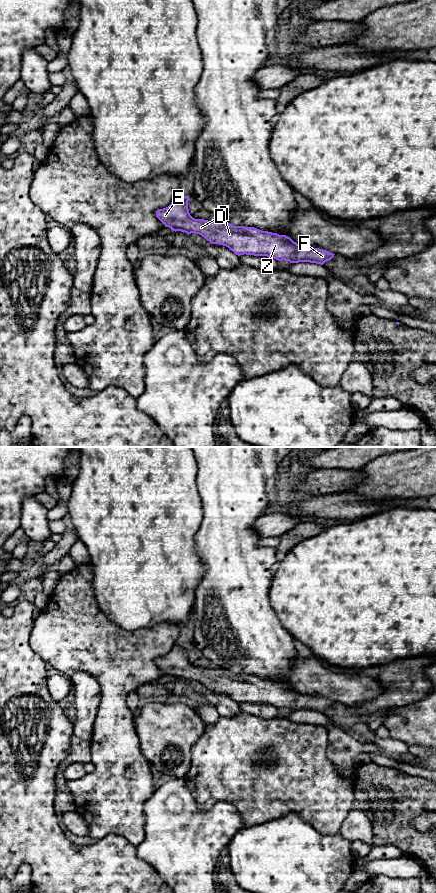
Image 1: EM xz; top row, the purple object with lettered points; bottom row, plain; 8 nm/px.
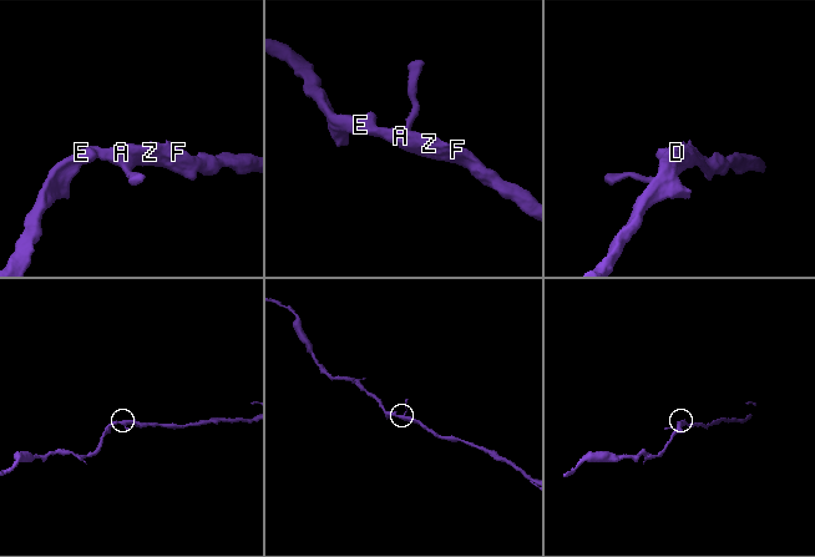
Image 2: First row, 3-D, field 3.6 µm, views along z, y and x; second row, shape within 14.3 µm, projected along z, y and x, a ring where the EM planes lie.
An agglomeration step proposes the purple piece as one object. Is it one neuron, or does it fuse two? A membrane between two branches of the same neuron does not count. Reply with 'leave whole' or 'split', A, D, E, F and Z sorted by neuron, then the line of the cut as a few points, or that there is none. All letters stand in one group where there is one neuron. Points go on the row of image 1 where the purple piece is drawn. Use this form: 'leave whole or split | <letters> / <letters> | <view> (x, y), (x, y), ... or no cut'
leave whole | A D E F Z | no cut

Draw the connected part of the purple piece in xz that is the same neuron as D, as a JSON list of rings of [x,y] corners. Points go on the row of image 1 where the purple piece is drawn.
[[[177,195],[171,204],[156,211],[156,217],[173,231],[199,234],[211,244],[228,247],[236,255],[272,257],[290,263],[310,262],[323,265],[335,254],[294,242],[286,235],[254,227],[234,226],[226,221],[193,218],[188,209],[189,196]]]

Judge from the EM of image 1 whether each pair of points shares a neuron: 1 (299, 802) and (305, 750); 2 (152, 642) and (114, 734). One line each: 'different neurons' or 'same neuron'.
1: same neuron
2: same neuron

